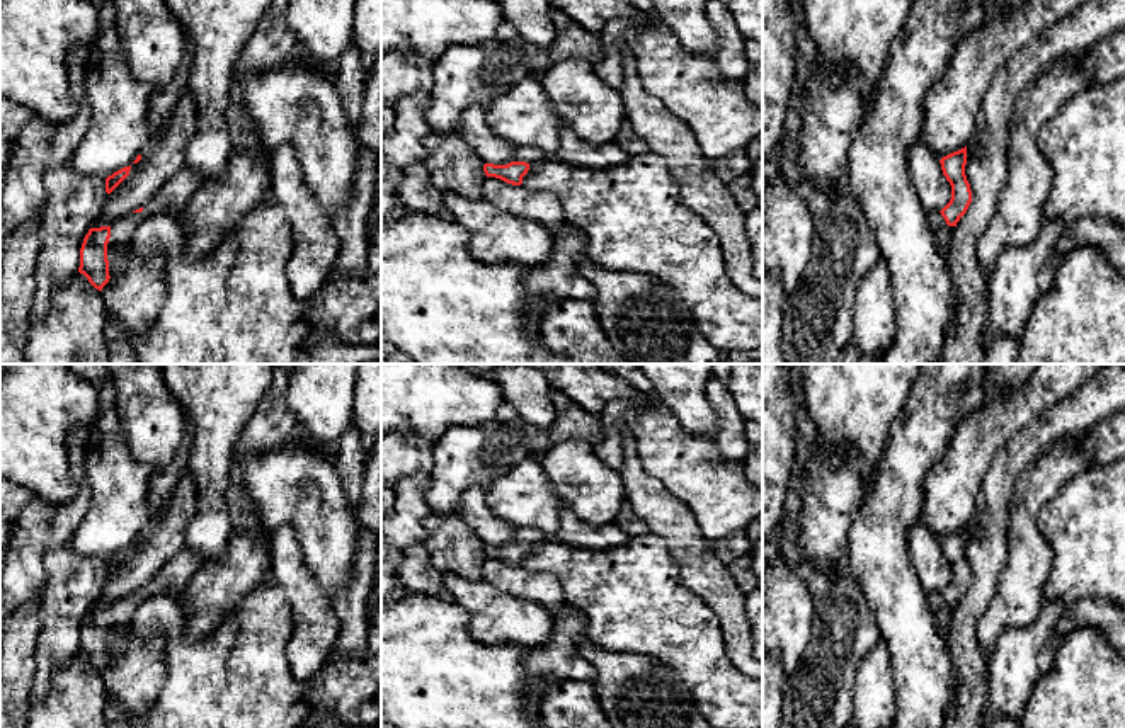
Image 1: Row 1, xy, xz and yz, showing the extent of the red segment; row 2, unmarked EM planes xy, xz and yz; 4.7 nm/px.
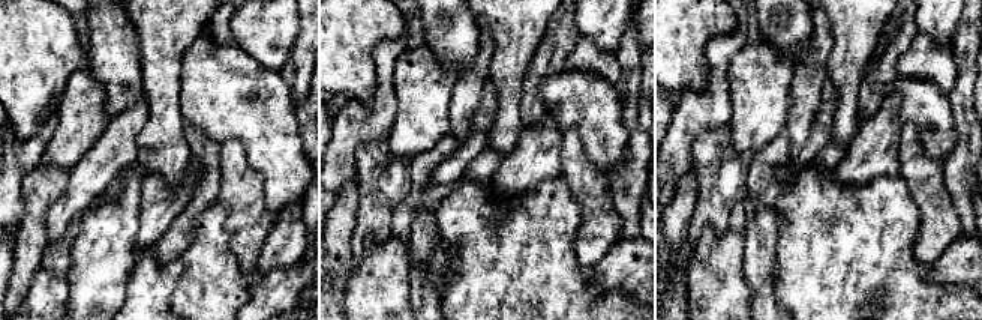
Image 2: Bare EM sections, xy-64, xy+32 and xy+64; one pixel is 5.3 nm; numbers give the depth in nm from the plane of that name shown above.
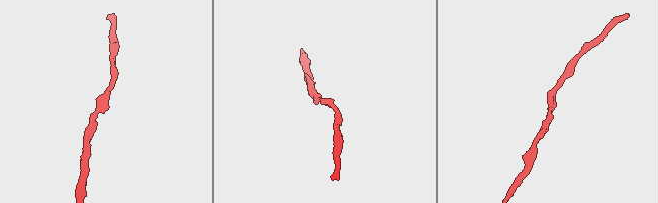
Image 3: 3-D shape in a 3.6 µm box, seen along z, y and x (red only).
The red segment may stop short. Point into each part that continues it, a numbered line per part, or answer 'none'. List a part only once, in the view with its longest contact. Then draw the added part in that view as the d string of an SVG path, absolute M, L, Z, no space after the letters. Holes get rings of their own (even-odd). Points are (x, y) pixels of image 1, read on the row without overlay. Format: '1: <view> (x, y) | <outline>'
1: xy (174, 575) | M189 546L180 549L172 560L168 560L160 572L143 587L141 594L131 594L126 599L117 600L111 607L111 626L129 626L134 611L153 595L165 590L182 590L191 577L201 568L204 560Z

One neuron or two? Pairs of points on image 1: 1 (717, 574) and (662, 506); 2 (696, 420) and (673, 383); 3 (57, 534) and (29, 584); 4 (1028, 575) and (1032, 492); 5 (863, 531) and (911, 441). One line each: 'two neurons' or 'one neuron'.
1: one neuron
2: one neuron
3: one neuron
4: one neuron
5: one neuron

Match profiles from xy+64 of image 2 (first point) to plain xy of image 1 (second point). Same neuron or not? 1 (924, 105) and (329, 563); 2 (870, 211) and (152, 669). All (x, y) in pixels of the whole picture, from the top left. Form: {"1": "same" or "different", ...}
{"1": "same", "2": "different"}

